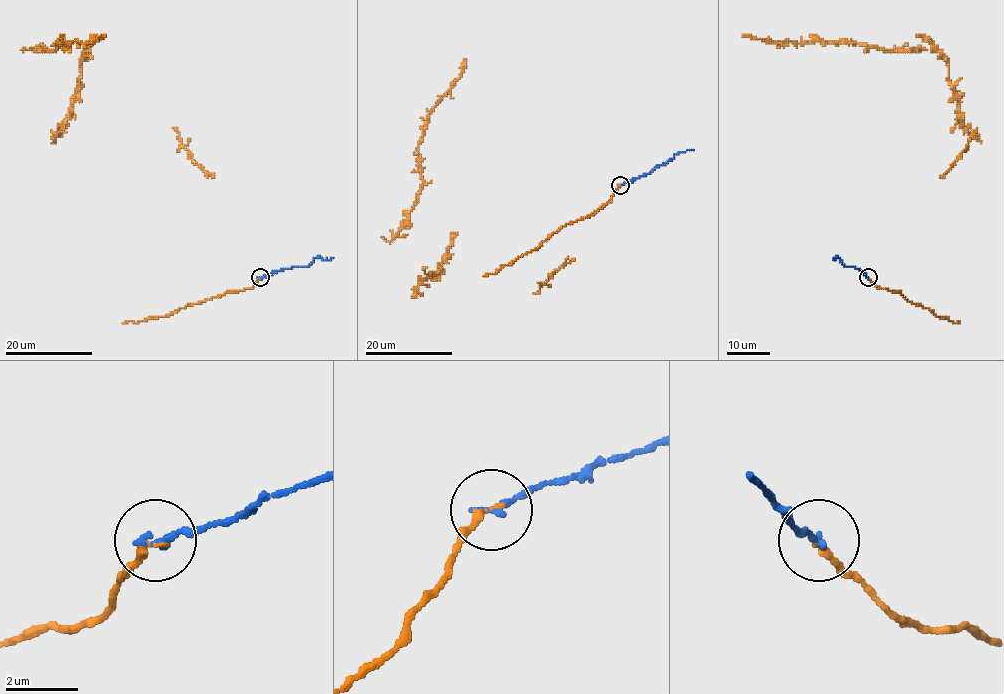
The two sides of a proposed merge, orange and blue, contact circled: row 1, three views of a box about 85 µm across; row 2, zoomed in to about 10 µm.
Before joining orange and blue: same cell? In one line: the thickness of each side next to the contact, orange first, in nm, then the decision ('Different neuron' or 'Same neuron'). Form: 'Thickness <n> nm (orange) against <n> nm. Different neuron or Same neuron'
Thickness 190 nm (orange) against 200 nm. Same neuron

